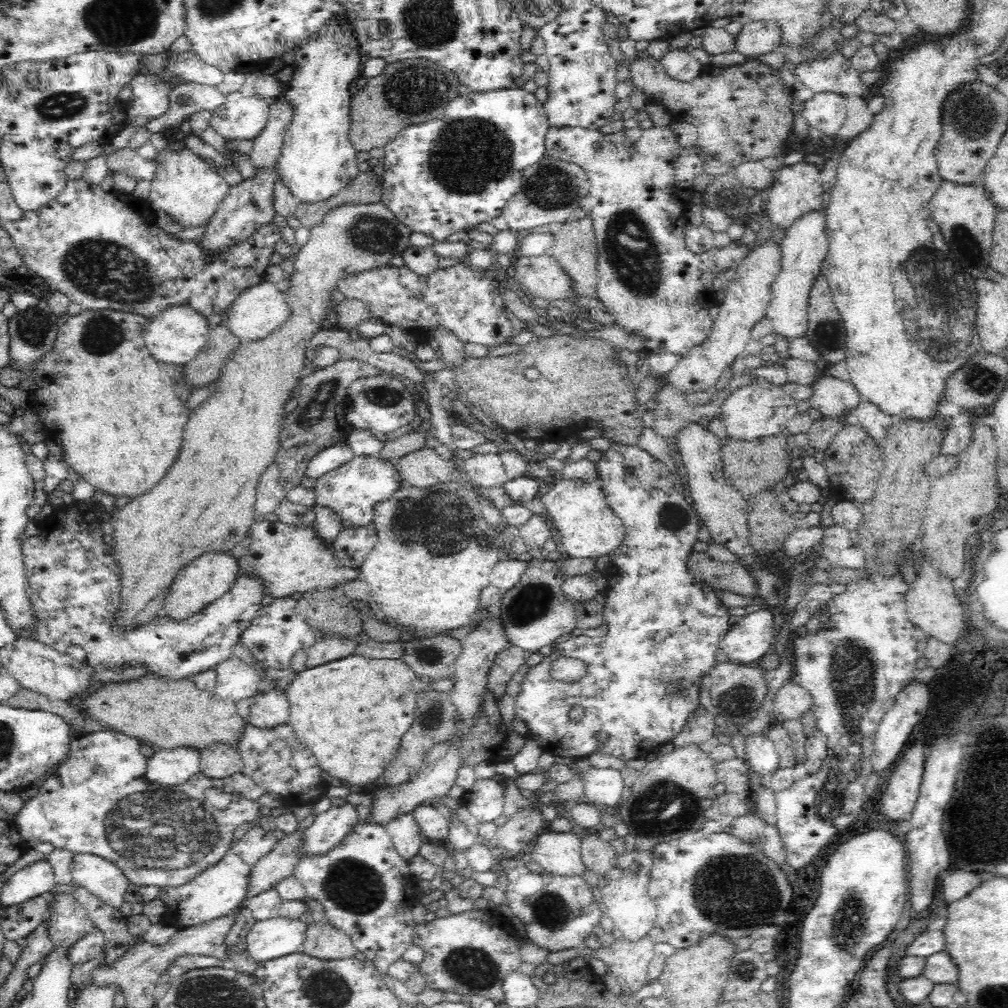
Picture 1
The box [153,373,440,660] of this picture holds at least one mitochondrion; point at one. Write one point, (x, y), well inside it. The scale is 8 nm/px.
(329, 391)

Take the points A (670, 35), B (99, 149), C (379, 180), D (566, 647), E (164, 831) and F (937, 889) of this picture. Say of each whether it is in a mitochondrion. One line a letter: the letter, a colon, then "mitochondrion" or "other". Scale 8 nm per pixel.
A: other
B: other
C: other
D: other
E: mitochondrion
F: other

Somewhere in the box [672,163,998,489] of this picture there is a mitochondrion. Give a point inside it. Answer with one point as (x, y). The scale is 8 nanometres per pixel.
(936, 310)

